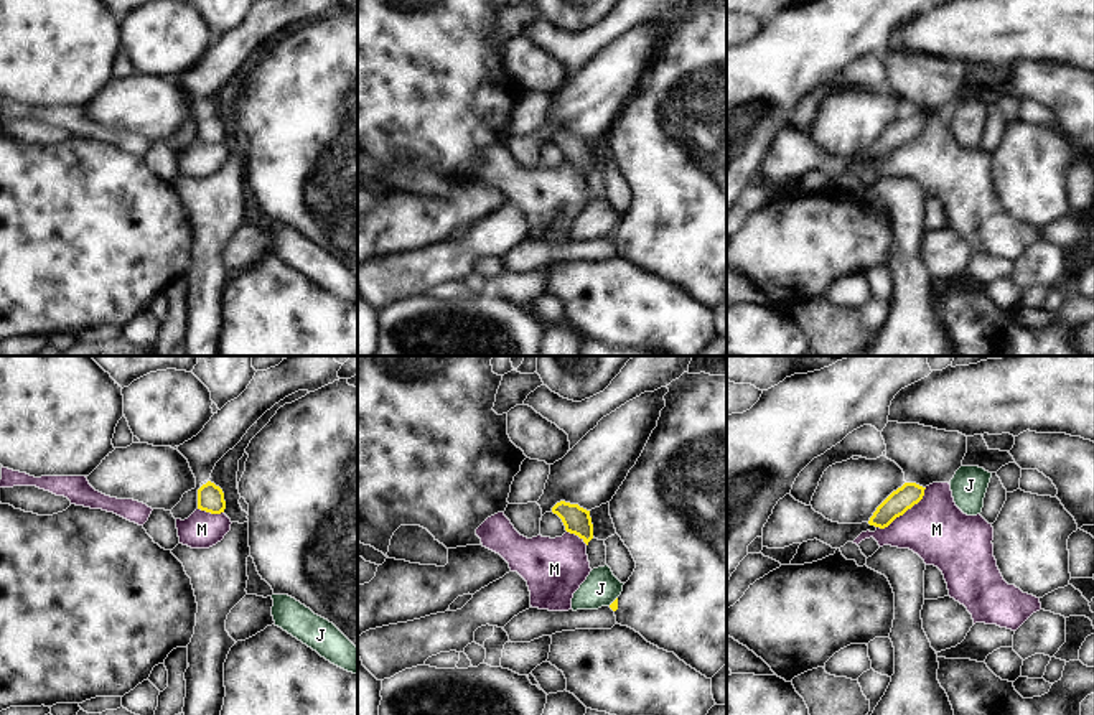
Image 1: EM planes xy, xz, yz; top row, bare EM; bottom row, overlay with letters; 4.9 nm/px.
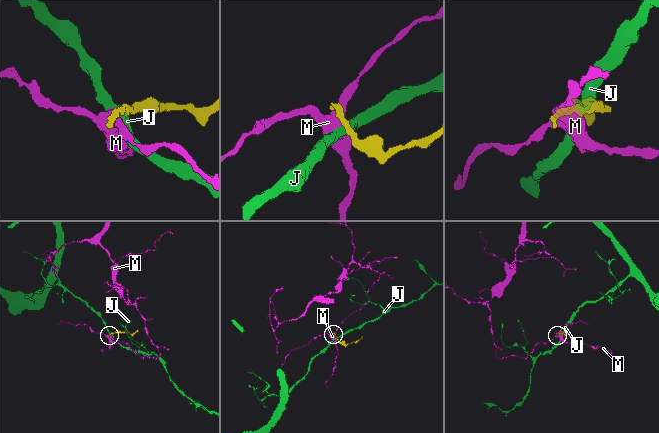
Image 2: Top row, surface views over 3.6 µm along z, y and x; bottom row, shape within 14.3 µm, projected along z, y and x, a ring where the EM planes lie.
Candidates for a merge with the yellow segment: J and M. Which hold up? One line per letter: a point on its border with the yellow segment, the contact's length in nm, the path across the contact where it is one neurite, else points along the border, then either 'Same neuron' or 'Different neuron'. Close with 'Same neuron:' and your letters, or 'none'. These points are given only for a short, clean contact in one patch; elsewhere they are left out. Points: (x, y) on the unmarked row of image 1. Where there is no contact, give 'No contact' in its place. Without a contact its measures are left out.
J: Touches yellow at xz (613, 233). Shared border 60 nm. Boundary: xz (617, 228), (608, 236). Different neuron
M: Touches yellow at yz (903, 144). Shared border 320 nm. Boundary: yz (926, 119), (916, 134), (887, 157), (877, 158). Different neuron
Same neuron: none

